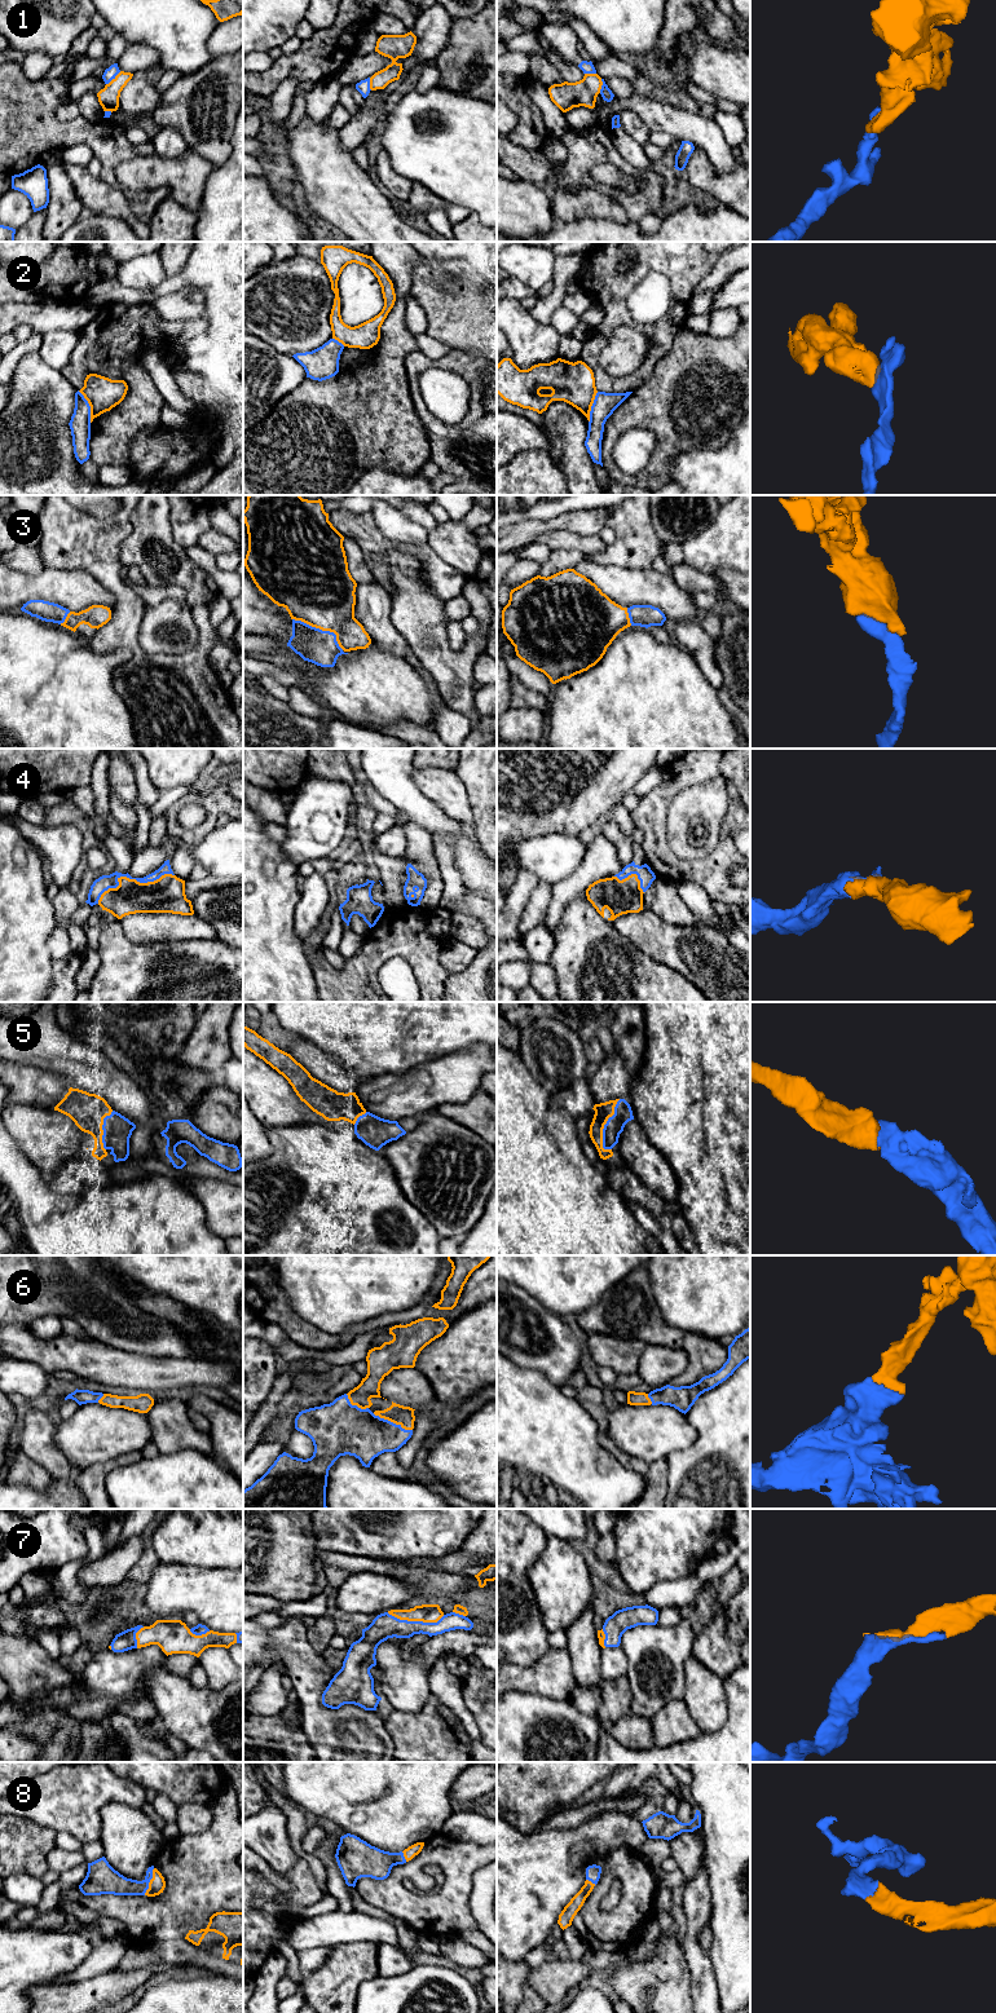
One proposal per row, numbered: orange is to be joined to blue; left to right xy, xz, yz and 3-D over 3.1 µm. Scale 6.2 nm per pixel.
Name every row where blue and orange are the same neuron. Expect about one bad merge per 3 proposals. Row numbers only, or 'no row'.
3, 4, 5, 6, 7, 8

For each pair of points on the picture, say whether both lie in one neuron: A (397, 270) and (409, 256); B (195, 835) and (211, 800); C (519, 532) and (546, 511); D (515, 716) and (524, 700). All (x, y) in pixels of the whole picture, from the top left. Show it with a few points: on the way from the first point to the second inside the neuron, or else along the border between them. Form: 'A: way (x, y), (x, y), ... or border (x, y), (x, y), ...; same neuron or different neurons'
A: way (399, 266), (405, 260); same neuron
B: way (205, 826), (211, 820), (211, 809); same neuron
C: border (563, 512), (547, 520), (525, 520), (510, 526); different neurons
D: border (511, 705), (537, 709), (543, 715); different neurons

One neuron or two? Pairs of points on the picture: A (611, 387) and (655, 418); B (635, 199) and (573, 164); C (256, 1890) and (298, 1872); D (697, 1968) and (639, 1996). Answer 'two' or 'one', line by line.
A: two
B: one
C: one
D: two

